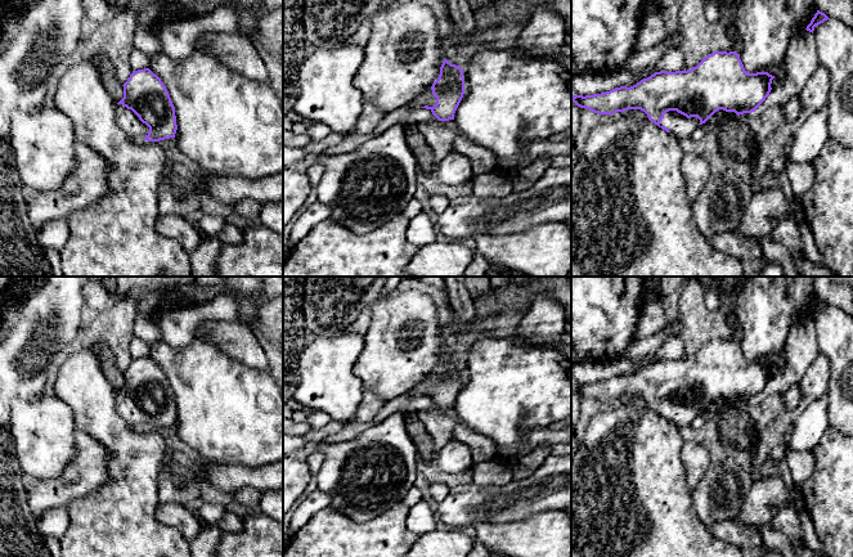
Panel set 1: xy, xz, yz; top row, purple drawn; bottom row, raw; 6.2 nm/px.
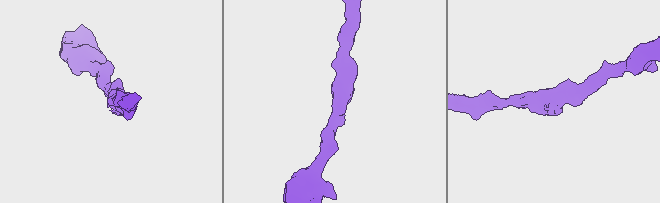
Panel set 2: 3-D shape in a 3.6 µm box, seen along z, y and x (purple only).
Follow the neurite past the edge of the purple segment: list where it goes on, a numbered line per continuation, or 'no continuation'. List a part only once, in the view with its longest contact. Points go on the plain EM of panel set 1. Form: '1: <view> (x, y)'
1: yz (681, 414)

